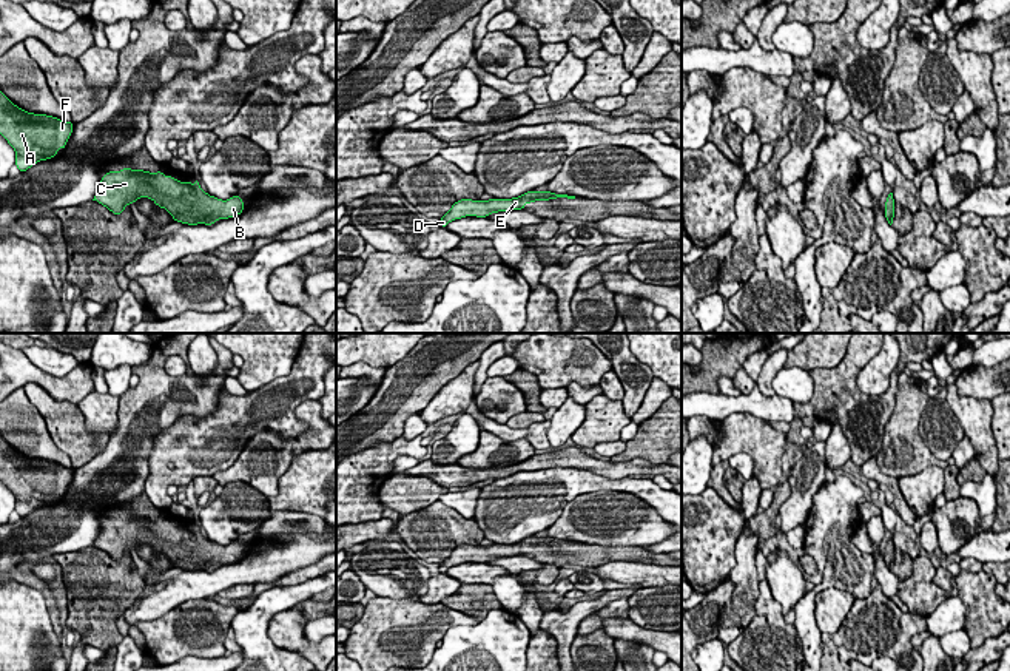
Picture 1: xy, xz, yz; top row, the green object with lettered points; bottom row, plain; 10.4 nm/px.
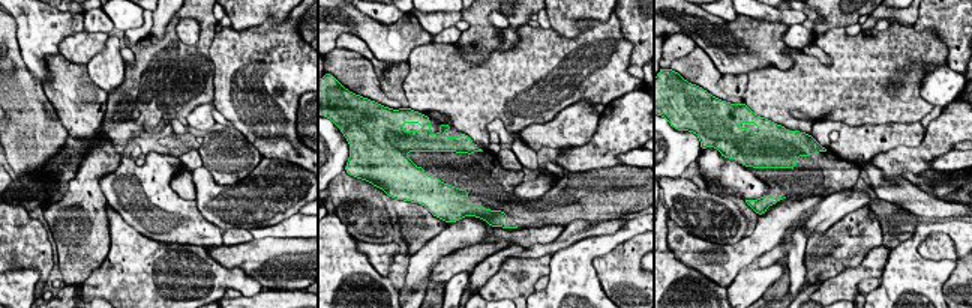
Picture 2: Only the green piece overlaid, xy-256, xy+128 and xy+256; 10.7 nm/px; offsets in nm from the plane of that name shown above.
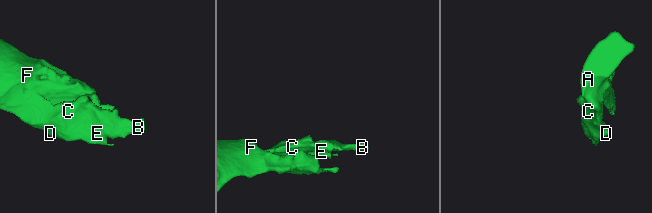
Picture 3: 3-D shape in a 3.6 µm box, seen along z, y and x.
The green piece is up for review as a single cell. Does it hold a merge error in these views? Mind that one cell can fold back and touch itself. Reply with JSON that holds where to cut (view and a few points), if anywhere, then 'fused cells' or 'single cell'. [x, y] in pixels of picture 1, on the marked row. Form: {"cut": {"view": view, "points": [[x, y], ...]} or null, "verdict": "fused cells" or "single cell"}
{"cut": null, "verdict": "single cell"}

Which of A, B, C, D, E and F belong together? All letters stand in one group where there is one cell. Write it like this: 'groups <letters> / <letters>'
groups A B C D E F

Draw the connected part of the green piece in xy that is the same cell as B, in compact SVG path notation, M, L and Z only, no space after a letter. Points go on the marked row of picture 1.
M131 168L102 176L100 190L93 201L119 216L126 204L131 207L140 197L153 199L174 222L188 225L213 225L217 219L230 219L244 211L244 201L237 194L222 201L205 193L197 180L180 182L162 171Z

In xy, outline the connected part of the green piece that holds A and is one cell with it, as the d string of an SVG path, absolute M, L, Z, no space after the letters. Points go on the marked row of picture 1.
M0 91L0 134L14 148L14 165L20 173L40 160L57 157L57 150L65 150L72 128L72 122L19 108Z

